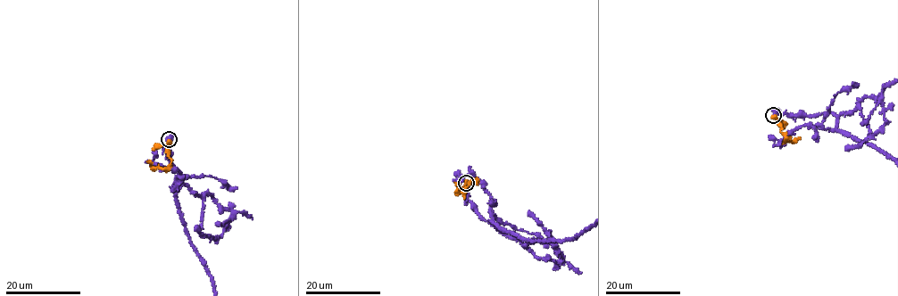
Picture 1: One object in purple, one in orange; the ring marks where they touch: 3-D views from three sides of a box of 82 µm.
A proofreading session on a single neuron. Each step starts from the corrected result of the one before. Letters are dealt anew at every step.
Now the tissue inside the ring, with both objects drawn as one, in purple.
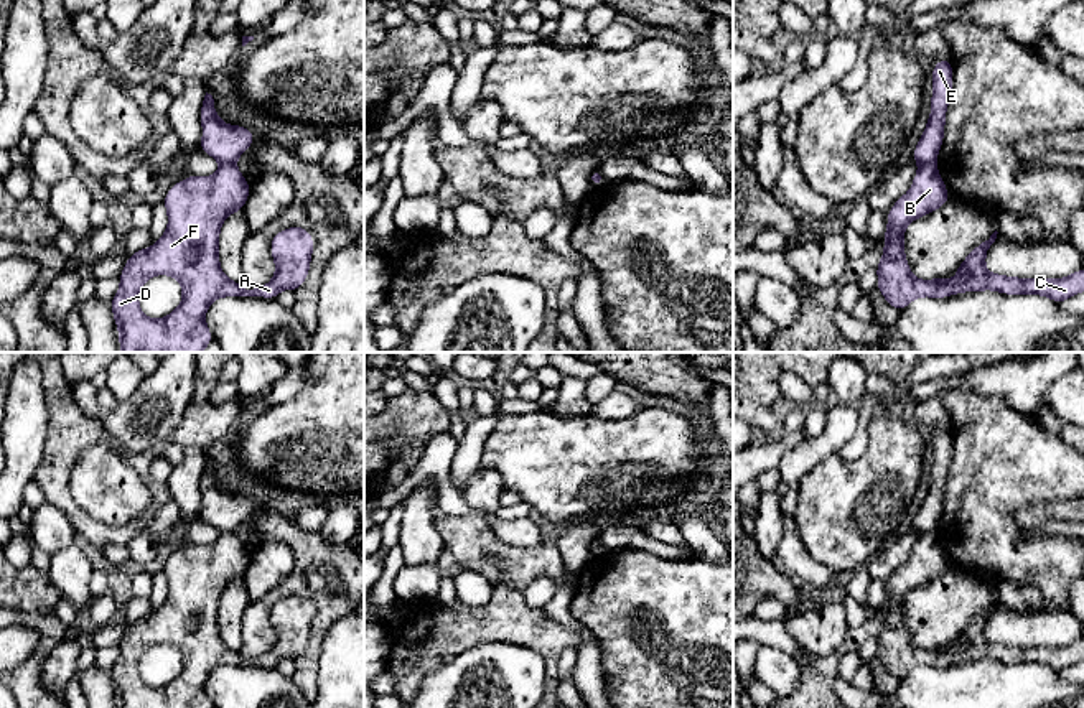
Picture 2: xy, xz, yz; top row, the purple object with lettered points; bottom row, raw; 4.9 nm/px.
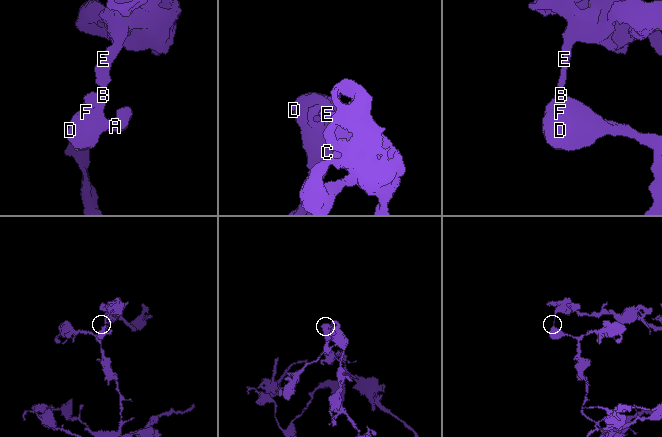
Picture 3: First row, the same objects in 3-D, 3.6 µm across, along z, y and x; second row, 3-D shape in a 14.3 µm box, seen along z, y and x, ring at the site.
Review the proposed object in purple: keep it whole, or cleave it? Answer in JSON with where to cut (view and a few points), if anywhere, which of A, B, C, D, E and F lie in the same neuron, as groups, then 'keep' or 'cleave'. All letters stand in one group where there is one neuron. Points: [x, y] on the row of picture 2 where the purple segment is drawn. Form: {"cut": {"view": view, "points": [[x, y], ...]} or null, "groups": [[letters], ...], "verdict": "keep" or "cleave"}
{"cut": {"view": "yz", "points": [[934, 162], [920, 165]]}, "groups": [["A", "B", "C", "D", "F"], ["E"]], "verdict": "cleave"}

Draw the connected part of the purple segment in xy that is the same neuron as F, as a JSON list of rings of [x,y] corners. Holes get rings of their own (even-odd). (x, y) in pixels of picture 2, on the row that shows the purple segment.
[[[221,163],[217,173],[209,178],[188,175],[186,179],[171,184],[163,201],[168,212],[165,234],[157,244],[128,255],[119,277],[120,288],[110,300],[122,352],[203,352],[214,341],[204,321],[206,311],[214,300],[222,296],[262,296],[272,300],[282,290],[297,291],[306,282],[315,240],[301,226],[283,229],[273,235],[270,252],[275,260],[275,277],[267,285],[247,290],[222,273],[219,231],[229,214],[242,211],[249,193],[249,181],[234,163]],[[153,275],[175,277],[183,288],[181,305],[163,319],[145,316],[138,306],[140,288]]]

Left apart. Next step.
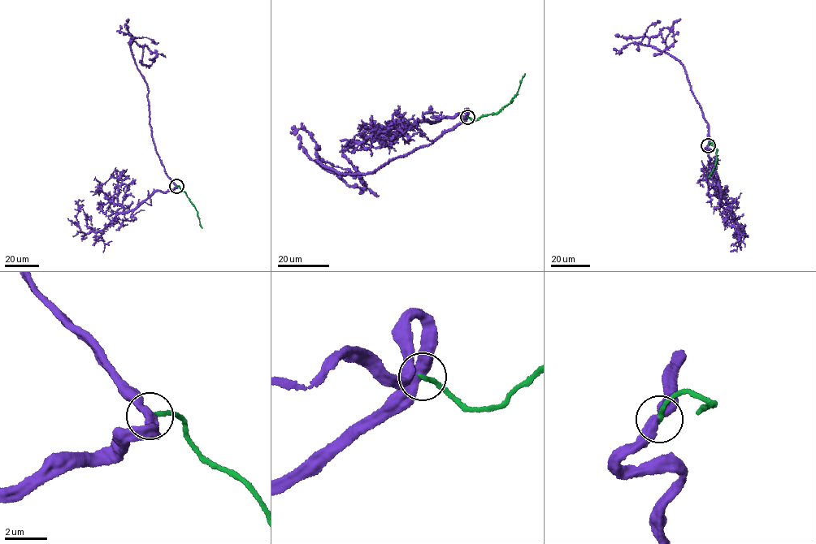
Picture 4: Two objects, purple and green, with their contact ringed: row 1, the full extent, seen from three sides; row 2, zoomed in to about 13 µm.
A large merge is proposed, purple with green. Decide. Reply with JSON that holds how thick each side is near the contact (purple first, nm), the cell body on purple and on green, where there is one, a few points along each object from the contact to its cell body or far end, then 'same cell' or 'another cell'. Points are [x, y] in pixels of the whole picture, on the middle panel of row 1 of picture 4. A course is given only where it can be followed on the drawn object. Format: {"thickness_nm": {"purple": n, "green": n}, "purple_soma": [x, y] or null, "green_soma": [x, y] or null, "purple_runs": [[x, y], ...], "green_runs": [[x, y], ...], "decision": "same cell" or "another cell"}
{"thickness_nm": {"purple": 440, "green": 200}, "purple_soma": null, "green_soma": null, "purple_runs": [[467, 117], [430, 144], [394, 157], [372, 173], [345, 174], [320, 164], [349, 185], [364, 188], [342, 153]], "green_runs": [[467, 117], [473, 120], [484, 114], [498, 112], [512, 101], [524, 74]], "decision": "another cell"}

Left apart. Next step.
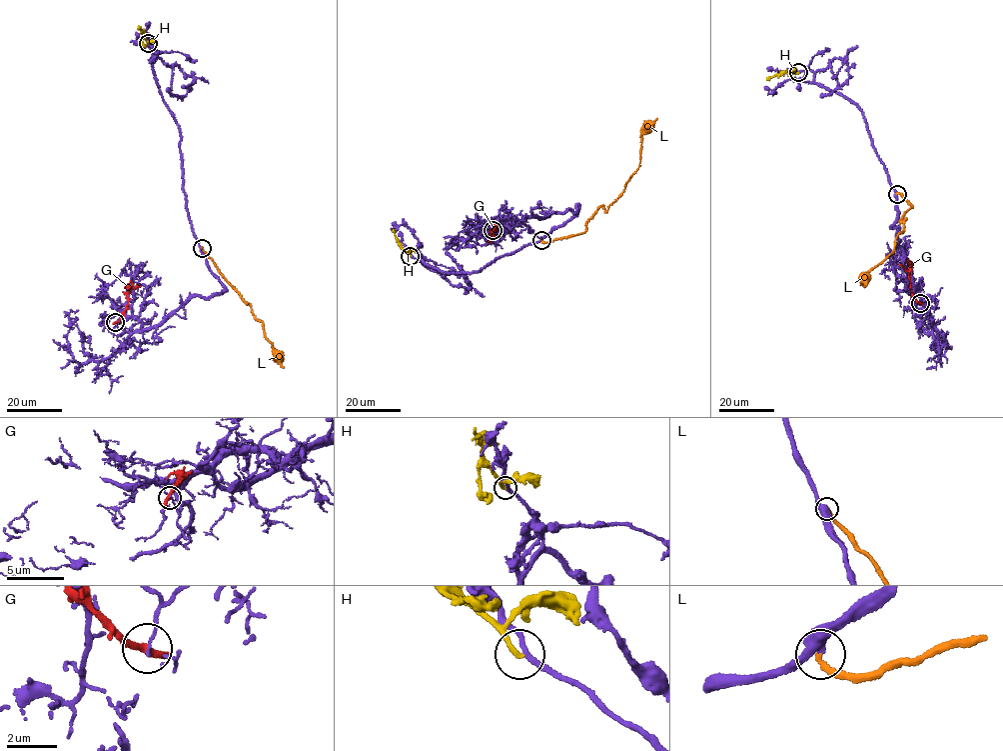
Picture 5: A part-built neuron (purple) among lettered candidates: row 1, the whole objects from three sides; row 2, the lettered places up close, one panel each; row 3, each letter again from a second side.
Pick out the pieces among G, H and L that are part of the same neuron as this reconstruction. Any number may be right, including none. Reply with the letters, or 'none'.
L

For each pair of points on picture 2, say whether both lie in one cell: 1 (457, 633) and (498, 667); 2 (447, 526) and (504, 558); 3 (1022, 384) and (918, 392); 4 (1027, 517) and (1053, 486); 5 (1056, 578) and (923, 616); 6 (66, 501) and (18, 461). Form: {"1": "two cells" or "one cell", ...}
{"1": "two cells", "2": "one cell", "3": "one cell", "4": "two cells", "5": "two cells", "6": "two cells"}

